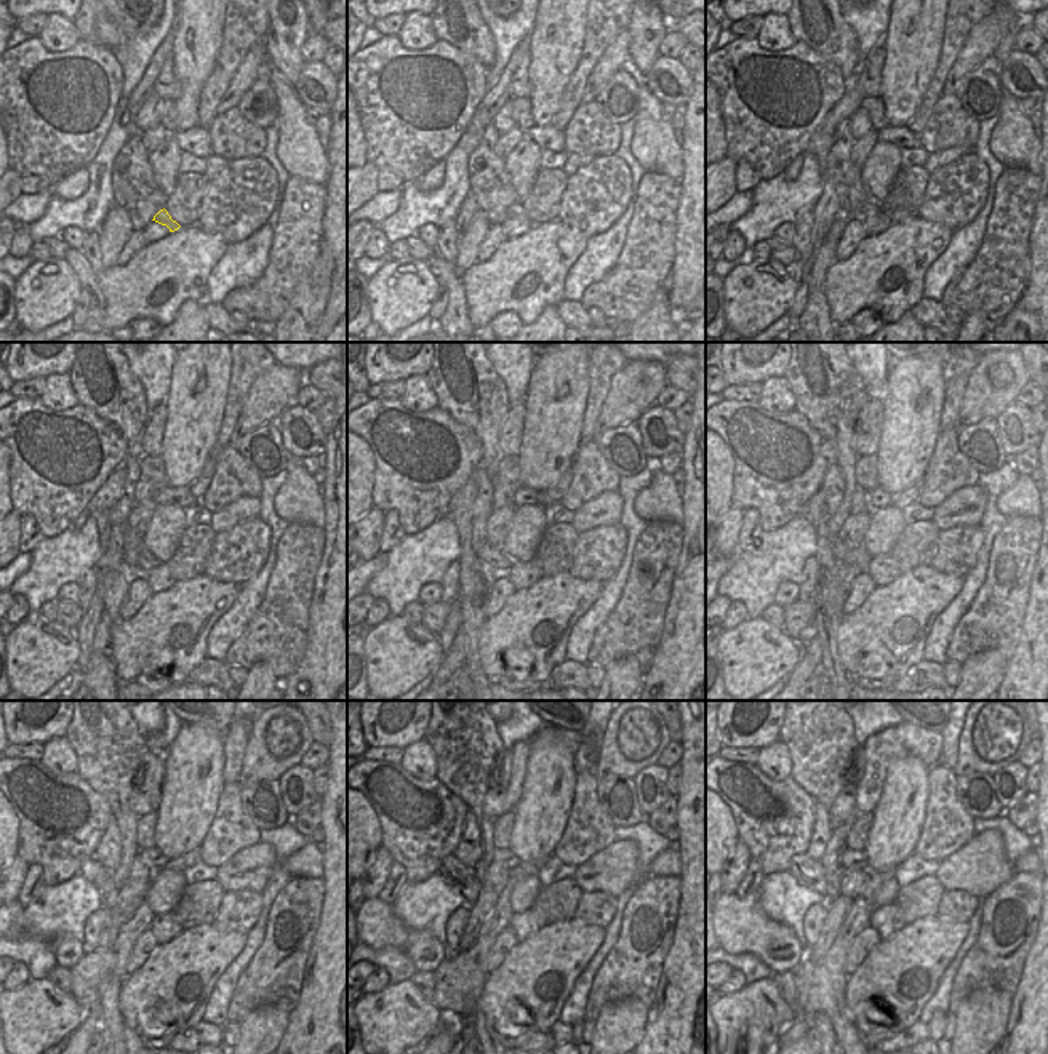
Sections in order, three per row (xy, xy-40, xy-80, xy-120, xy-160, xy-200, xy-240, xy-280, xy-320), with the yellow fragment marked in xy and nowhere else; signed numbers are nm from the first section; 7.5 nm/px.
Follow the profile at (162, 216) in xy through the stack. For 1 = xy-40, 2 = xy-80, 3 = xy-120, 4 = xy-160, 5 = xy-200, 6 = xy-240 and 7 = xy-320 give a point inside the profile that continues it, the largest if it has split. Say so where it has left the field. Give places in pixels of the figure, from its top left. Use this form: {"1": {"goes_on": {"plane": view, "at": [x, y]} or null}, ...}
{"1": {"goes_on": {"plane": "xy-40", "at": [516, 210]}}, "2": {"goes_on": {"plane": "xy-80", "at": [871, 207]}}, "3": {"goes_on": {"plane": "xy-120", "at": [140, 565]}}, "4": {"goes_on": {"plane": "xy-160", "at": [496, 560]}}, "5": {"goes_on": {"plane": "xy-200", "at": [858, 557]}}, "6": {"goes_on": {"plane": "xy-240", "at": [93, 870]}}, "7": {"goes_on": {"plane": "xy-320", "at": [808, 872]}}}

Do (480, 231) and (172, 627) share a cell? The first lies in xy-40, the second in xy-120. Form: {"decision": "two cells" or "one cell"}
{"decision": "two cells"}

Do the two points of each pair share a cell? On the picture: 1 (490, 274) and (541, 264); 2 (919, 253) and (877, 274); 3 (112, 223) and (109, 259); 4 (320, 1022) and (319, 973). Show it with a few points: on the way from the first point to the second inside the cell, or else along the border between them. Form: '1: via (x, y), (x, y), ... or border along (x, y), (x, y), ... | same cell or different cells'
1: via (503, 274), (524, 274), (528, 271) | same cell
2: via (909, 253), (903, 253), (887, 267) | same cell
3: via (112, 232), (109, 250) | same cell
4: via (320, 1010), (320, 986) | same cell

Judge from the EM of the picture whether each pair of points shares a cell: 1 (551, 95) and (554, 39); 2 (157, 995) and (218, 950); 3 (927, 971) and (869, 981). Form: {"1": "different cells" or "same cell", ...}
{"1": "same cell", "2": "same cell", "3": "same cell"}

